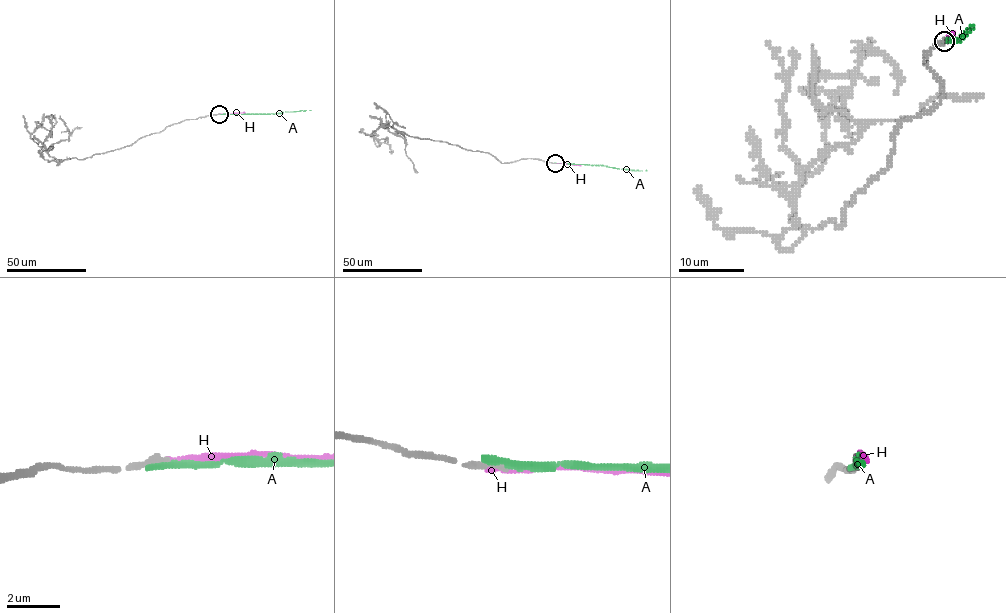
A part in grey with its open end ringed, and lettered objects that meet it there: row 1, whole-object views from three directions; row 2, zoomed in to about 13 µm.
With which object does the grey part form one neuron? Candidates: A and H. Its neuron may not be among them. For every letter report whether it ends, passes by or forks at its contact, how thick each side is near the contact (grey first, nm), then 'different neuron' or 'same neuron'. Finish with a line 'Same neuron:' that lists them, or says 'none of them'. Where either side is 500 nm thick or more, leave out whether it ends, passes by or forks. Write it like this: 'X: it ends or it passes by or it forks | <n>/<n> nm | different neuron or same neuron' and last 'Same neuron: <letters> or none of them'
A: it ends | 360/300 nm | different neuron
H: it ends | 360/150 nm | same neuron
Same neuron: H

